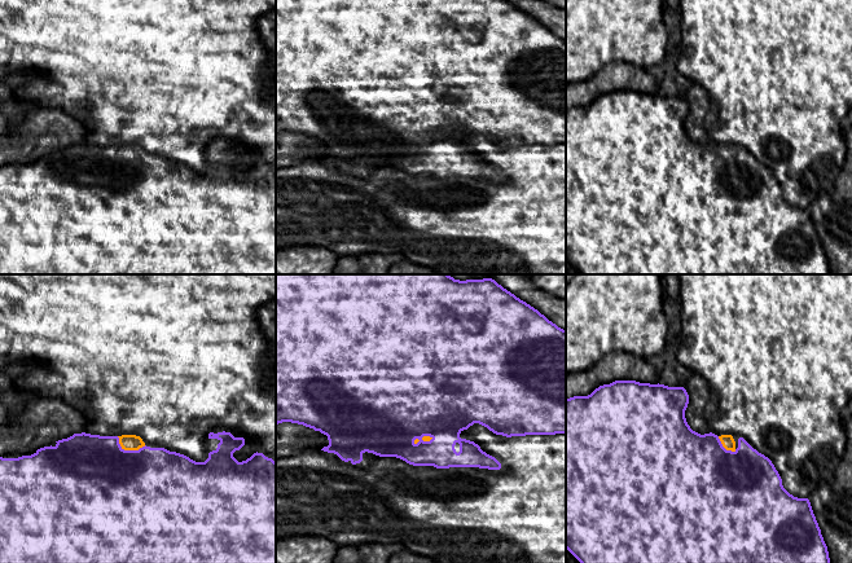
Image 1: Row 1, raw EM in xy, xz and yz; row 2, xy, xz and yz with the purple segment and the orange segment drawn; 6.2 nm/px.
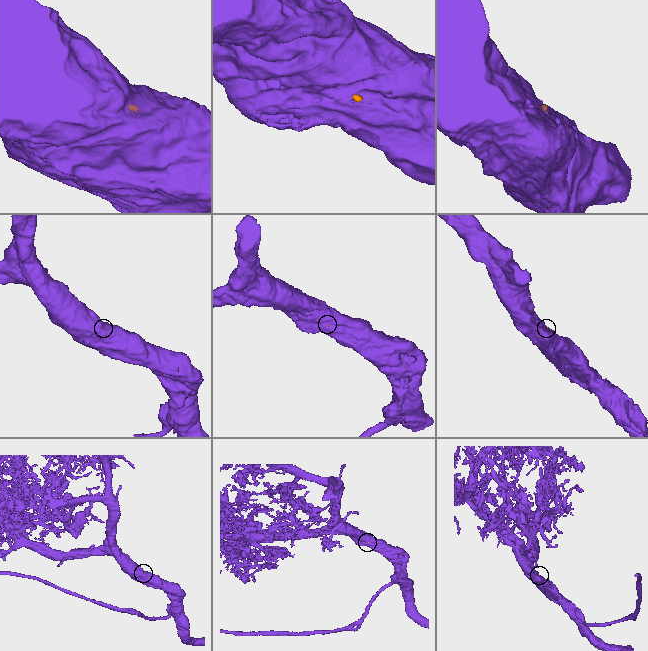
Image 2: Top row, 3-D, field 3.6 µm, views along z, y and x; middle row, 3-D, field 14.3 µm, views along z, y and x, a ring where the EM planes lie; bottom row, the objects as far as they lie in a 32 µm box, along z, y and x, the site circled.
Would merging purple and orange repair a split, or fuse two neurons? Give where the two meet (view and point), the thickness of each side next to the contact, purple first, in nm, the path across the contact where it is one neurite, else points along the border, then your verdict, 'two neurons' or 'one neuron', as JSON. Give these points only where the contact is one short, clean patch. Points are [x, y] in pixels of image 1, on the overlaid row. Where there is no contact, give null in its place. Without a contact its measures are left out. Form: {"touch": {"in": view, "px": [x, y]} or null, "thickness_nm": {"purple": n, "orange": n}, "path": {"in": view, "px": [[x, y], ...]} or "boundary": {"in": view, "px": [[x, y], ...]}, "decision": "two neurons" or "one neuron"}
{"touch": {"in": "xy", "px": [128, 451]}, "thickness_nm": {"purple": 500, "orange": 100}, "path": {"in": "xy", "px": [[124, 491], [124, 461], [128, 451], [127, 441]]}, "decision": "one neuron"}

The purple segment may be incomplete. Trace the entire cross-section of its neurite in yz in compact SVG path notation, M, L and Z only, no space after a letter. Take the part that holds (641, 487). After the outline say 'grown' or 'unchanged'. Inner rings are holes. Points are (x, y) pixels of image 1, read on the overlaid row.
M615 381L596 388L588 396L566 399L566 549L580 563L830 563L827 546L813 514L808 498L798 498L790 494L782 485L782 479L772 461L754 449L743 437L735 443L732 435L717 436L712 432L701 435L690 428L685 418L689 395L684 387L668 387L664 384L640 383L636 381Z | grown

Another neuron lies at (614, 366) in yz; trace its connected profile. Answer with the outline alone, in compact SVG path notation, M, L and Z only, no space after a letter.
M609 353L588 370L566 374L566 399L588 396L600 386L615 381L658 384L658 374L649 359L628 353Z

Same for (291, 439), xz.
M291 422L278 423L276 425L276 458L311 450L309 443L316 440L313 428Z

